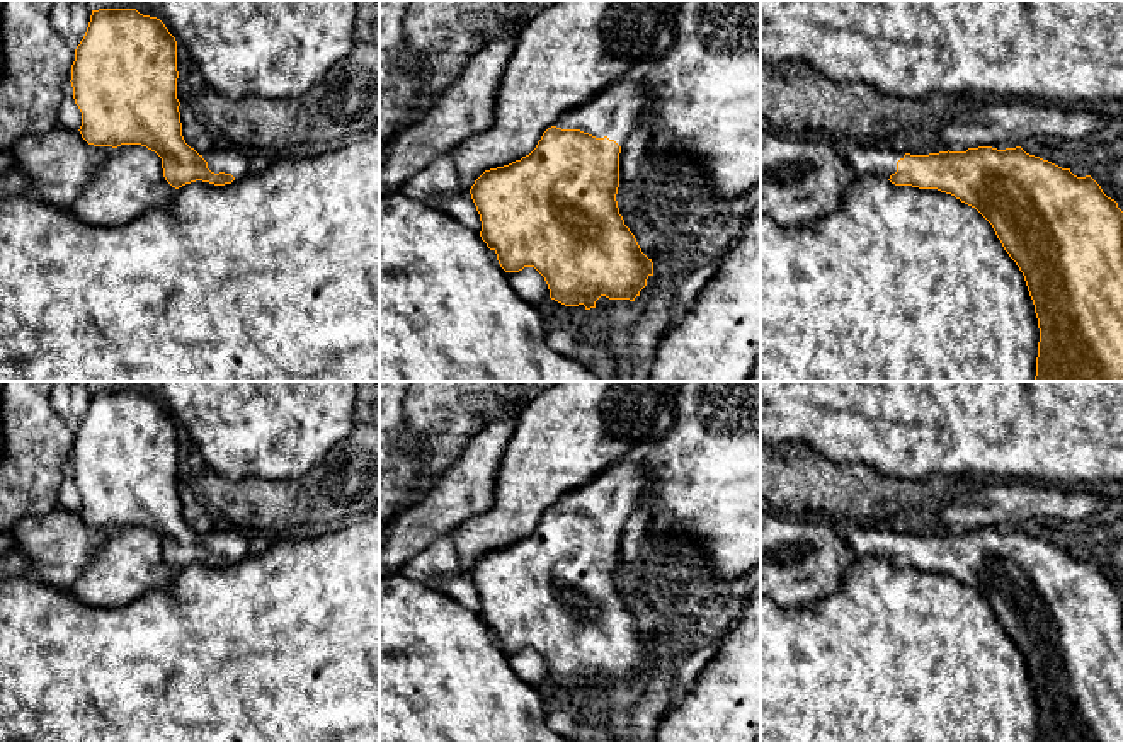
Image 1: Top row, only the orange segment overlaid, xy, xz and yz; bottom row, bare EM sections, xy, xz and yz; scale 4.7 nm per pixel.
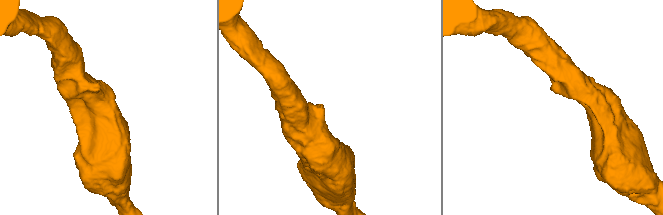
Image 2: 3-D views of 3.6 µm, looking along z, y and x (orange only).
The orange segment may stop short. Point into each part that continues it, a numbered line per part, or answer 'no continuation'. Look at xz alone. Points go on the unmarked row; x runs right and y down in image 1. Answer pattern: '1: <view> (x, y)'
1: xz (613, 494)

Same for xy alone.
1: xy (223, 540)

